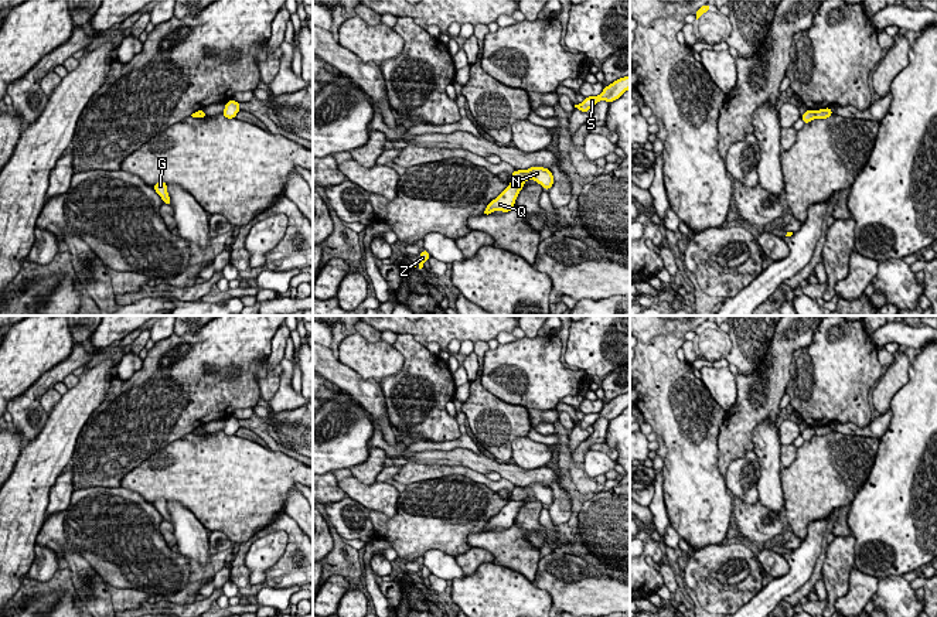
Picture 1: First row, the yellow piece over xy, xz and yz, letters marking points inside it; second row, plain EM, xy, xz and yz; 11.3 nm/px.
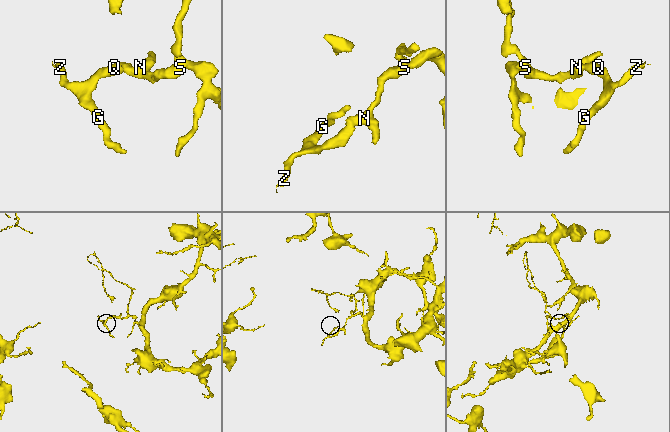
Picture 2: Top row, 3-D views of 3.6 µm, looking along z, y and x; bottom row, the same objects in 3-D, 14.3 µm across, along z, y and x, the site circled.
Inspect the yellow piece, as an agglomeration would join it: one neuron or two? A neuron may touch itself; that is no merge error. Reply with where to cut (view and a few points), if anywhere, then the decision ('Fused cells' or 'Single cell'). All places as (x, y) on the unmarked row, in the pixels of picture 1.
Split along xz (511, 498), (522, 501). Fused cells

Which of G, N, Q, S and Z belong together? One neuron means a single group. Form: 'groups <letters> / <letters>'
groups G Q Z / N S

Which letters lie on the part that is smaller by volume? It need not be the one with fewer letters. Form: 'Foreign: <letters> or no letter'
Foreign: G, Q, Z

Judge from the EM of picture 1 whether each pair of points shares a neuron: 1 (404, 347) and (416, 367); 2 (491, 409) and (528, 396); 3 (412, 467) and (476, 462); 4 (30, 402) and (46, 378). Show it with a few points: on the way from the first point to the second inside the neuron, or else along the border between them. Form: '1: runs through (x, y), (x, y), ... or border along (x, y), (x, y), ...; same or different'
1: runs through (408, 351), (416, 362); same
2: border along (481, 384), (503, 401), (522, 405), (527, 409); different
3: border along (404, 464), (421, 462), (463, 464), (470, 469); different
4: runs through (31, 396), (43, 384); same

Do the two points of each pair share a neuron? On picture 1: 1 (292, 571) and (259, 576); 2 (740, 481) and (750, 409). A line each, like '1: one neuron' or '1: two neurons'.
1: two neurons
2: two neurons

